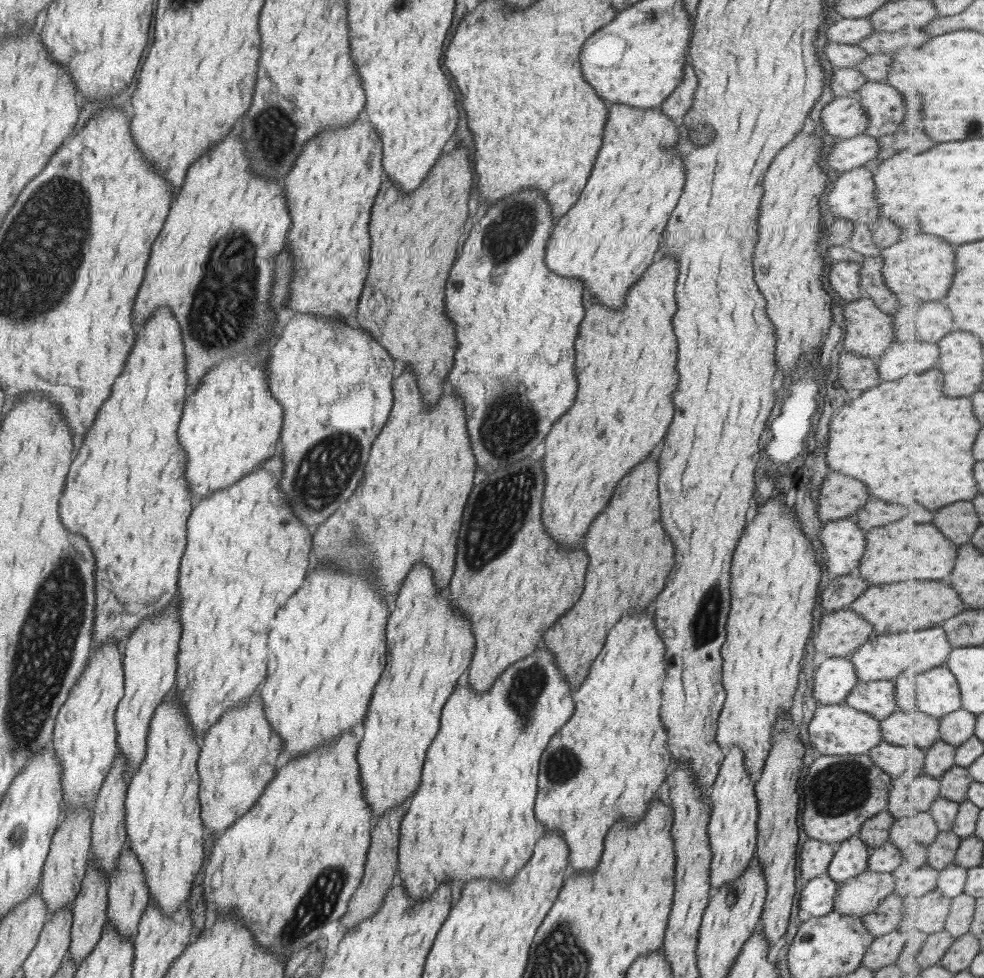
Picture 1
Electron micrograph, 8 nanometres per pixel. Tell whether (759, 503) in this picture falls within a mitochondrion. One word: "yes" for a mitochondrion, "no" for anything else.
no

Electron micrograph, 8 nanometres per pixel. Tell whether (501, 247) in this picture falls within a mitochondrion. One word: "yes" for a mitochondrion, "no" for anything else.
yes

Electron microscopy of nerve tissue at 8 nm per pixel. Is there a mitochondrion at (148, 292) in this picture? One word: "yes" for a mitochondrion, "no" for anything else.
no

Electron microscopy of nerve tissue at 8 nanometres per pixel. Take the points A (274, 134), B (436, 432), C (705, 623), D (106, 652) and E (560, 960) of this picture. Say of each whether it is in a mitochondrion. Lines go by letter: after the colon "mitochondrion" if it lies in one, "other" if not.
A: mitochondrion
B: other
C: mitochondrion
D: other
E: mitochondrion

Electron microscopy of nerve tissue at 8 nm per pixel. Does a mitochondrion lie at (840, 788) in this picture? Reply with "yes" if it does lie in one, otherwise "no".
yes

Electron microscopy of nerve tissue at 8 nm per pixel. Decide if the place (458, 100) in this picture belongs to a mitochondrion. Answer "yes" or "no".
no

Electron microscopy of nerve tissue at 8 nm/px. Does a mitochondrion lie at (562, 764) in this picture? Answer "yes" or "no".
yes

